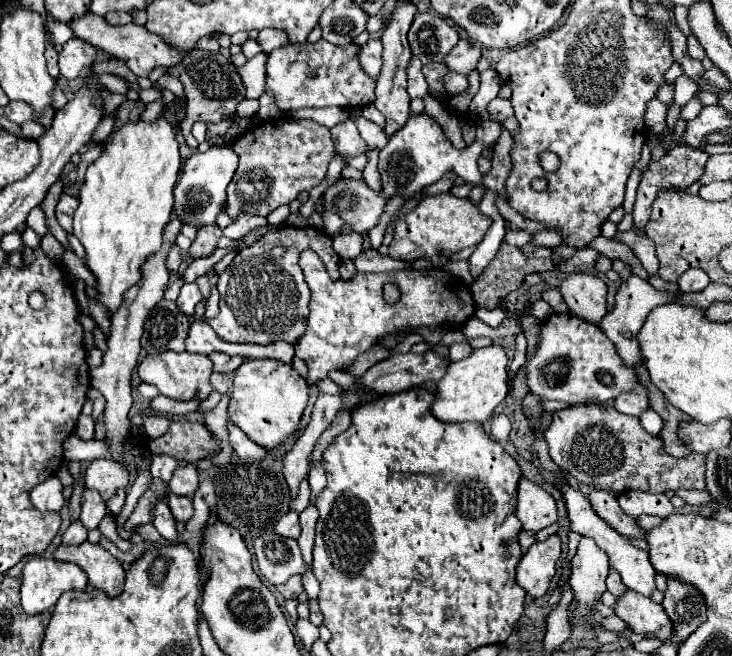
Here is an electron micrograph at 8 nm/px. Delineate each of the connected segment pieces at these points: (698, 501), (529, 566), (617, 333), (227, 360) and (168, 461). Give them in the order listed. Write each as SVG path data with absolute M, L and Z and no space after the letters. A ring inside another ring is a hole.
M676 490L675 495L682 498L690 506L700 506L713 503L713 499L707 490Z
M554 534L544 542L536 542L528 548L516 568L516 580L528 596L540 598L548 592L556 574L556 562L560 558L560 538Z
M630 276L630 278L620 286L620 290L618 290L618 294L616 294L616 306L614 306L614 310L608 312L608 314L602 318L602 322L600 322L598 326L600 326L600 328L604 330L604 334L614 342L618 354L624 358L624 362L626 362L628 366L634 368L636 362L640 360L640 346L638 346L638 338L636 338L636 336L638 336L640 328L644 326L646 316L648 316L650 310L654 310L656 306L662 306L662 304L672 302L672 300L674 300L672 294L658 292L656 288L650 286L650 282L646 282L646 280L638 278L638 276Z
M214 354L210 356L210 360L214 362L214 370L220 370L220 372L236 372L236 368L246 360L246 358L240 358L240 356L228 356L228 354Z
M156 454L154 458L152 458L152 468L150 468L150 472L152 472L152 476L160 476L162 480L170 480L170 476L172 476L172 472L178 468L178 460L174 458L174 456L168 456L168 454Z

